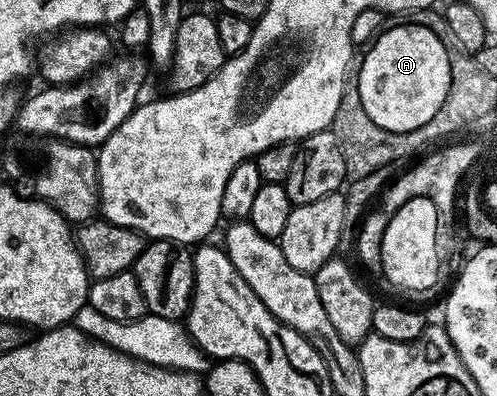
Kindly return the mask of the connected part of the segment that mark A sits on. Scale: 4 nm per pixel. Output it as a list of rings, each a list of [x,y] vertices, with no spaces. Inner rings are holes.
[[[394,25],[390,30],[388,29],[377,34],[373,44],[365,50],[365,52],[367,51],[366,58],[361,58],[362,101],[366,101],[366,109],[370,109],[370,117],[374,117],[374,121],[382,121],[382,125],[390,125],[390,129],[410,129],[410,125],[422,125],[422,121],[426,121],[426,117],[430,117],[430,113],[434,113],[434,109],[438,109],[438,101],[442,101],[442,93],[450,93],[452,86],[450,53],[446,50],[447,42],[445,40],[442,42],[426,25]]]

